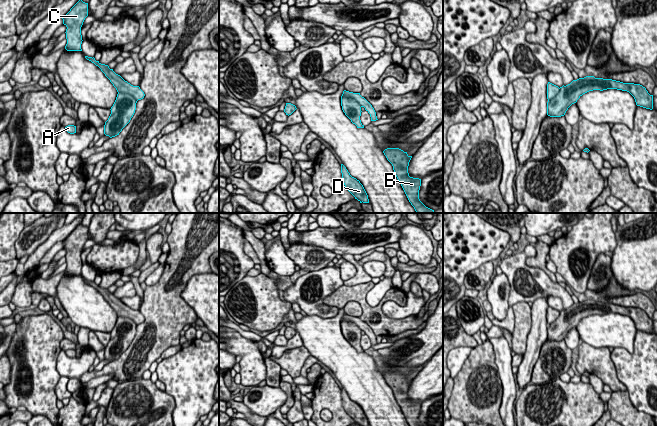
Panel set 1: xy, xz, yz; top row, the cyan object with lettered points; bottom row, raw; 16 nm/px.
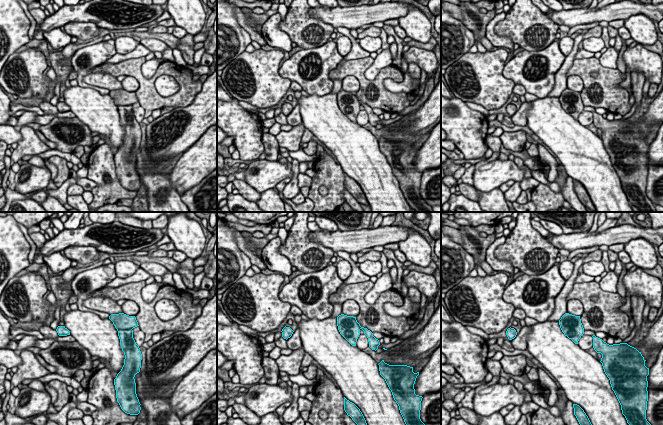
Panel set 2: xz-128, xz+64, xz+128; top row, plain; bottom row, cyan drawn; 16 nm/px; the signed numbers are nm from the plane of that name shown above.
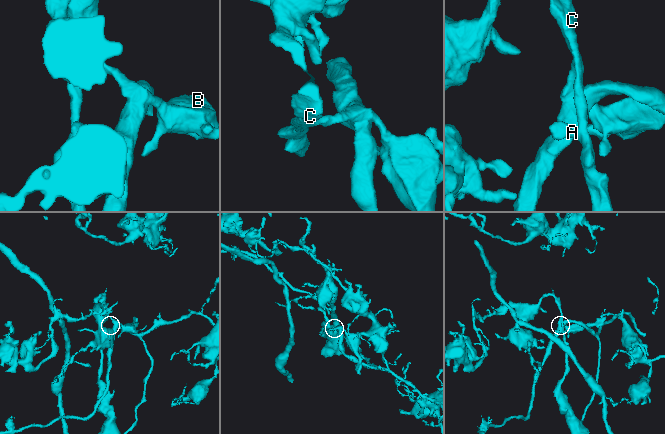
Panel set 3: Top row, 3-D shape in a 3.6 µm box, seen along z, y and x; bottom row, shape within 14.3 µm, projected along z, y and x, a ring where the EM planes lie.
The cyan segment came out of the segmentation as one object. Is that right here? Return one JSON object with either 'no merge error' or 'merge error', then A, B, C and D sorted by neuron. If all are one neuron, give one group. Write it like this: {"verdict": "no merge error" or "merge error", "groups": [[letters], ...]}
{"verdict": "no merge error", "groups": [["A", "B", "C", "D"]]}

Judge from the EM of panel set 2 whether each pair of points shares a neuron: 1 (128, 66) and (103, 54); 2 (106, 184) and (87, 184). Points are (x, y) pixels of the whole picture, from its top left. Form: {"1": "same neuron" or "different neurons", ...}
{"1": "different neurons", "2": "different neurons"}

